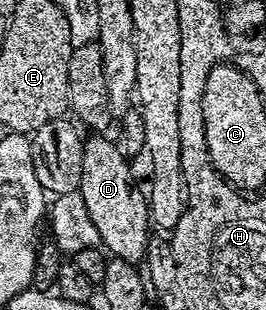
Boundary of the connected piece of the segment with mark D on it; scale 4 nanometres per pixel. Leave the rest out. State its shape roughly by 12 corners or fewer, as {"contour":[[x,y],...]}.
{"contour":[[88,136],[79,190],[112,258],[137,265],[146,192],[113,139]]}

